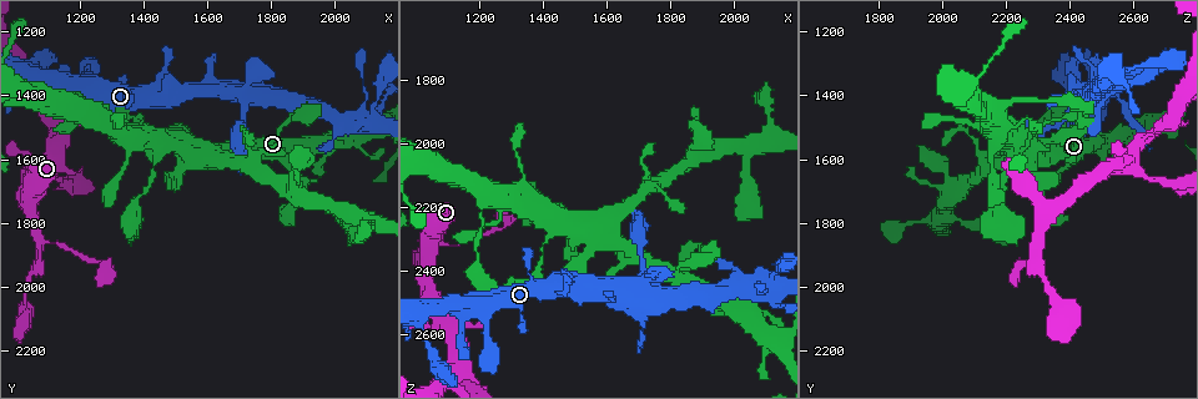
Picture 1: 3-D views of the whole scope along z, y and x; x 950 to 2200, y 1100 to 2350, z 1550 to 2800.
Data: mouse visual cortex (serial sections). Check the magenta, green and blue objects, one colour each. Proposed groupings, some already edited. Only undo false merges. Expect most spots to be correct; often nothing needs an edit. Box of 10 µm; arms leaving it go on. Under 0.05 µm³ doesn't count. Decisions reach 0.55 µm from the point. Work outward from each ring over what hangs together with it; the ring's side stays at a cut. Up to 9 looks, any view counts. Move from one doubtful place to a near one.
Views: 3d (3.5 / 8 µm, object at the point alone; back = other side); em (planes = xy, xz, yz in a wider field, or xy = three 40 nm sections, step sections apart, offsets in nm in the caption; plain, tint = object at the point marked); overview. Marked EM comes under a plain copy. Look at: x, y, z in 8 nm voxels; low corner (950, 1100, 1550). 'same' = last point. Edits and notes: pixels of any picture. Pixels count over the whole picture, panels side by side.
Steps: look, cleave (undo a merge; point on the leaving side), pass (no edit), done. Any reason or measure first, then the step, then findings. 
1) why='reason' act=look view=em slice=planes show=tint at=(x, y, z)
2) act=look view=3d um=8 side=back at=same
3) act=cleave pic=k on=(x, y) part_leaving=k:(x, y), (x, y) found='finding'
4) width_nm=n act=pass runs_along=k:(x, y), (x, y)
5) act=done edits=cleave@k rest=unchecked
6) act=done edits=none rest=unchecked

why='sharp bend' act=look view=em slice=xy step=1 show=tint at=(1120, 1590, 2590)

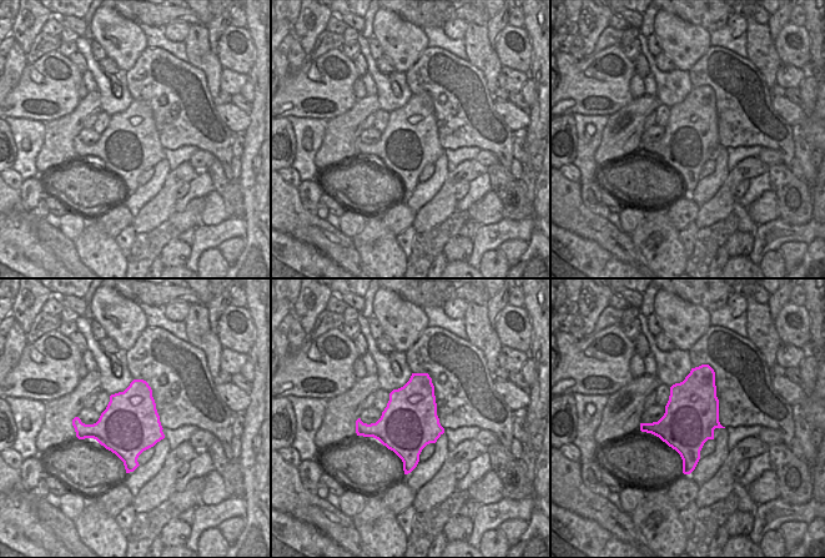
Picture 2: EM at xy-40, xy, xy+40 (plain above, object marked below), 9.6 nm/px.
why='wider look' act=look view=3d um=3.5 at=same

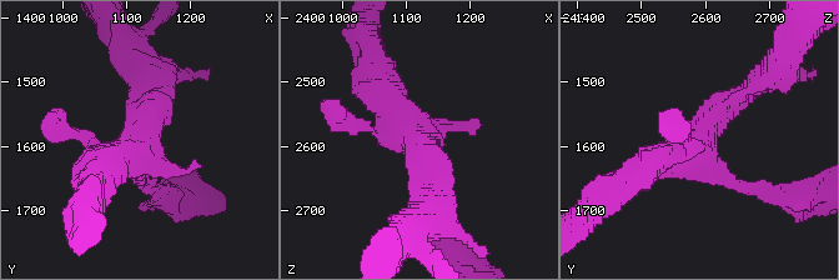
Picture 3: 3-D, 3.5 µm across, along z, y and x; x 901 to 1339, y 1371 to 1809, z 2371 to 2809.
act=pass runs_along=3:(637, 174), (748, 89) found='one cell here'

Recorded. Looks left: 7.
why='a fork' act=look view=3d um=3.5 at=(1070, 1840, 2300)

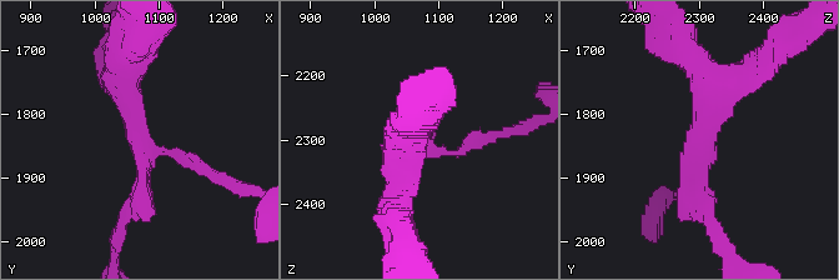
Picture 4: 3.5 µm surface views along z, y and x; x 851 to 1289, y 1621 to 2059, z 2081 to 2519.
arms=3 arm_widths_nm=150,250,400 act=look view=em slice=xy step=2 show=tint at=(1065, 1845, 2300)

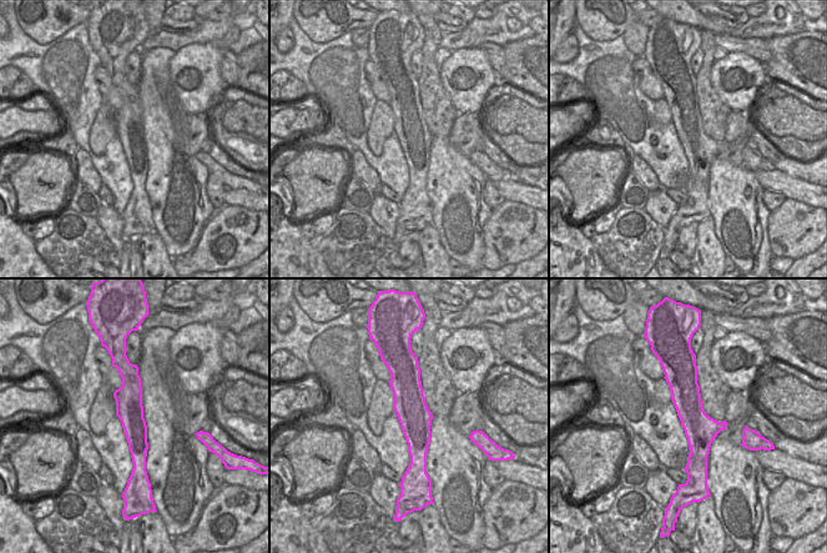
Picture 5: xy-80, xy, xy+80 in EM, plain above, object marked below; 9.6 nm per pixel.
act=look view=em slice=xy step=3 show=tint at=same

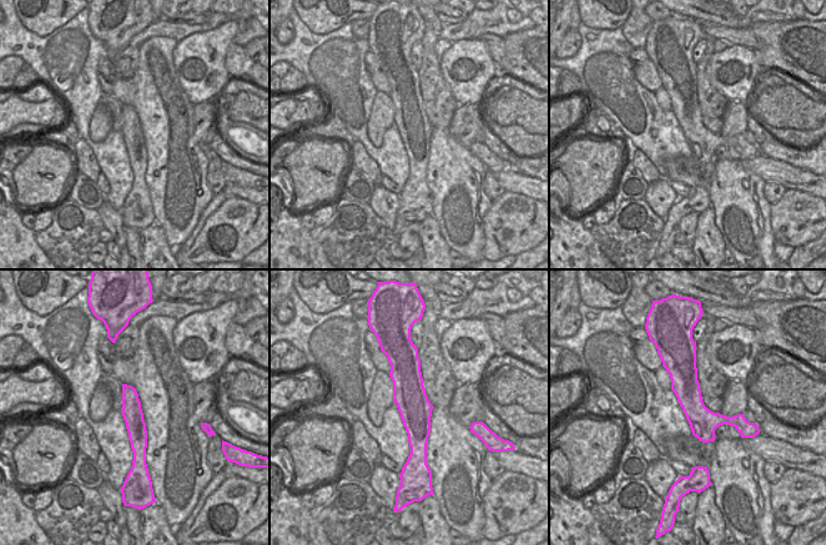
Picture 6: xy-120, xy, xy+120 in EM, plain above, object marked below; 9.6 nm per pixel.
act=pass found='all the same cell'

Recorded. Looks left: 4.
act=look view=3d um=3.5 at=(1290, 1940, 2240)

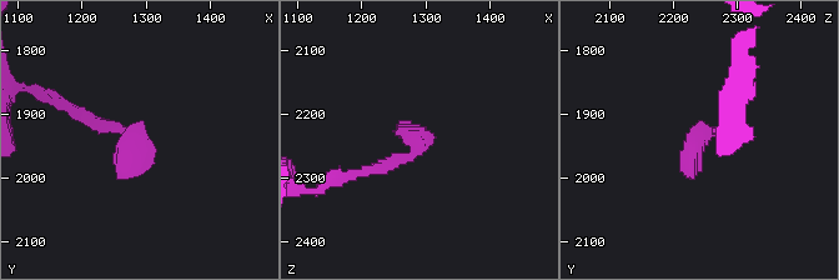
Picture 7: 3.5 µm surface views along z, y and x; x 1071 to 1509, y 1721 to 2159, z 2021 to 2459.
act=look view=em slice=xy step=3 show=tint at=(1295, 1935, 2245)

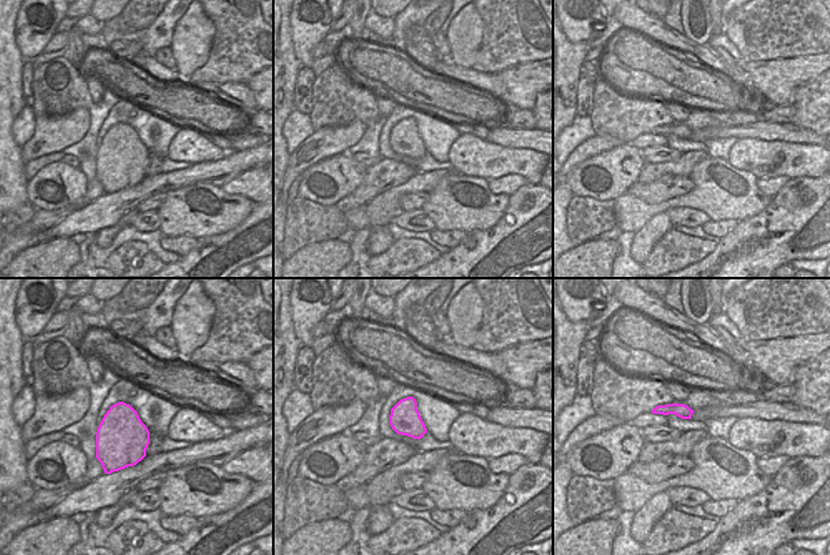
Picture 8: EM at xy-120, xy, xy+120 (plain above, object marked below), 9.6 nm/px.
act=look view=em slice=xy step=5 show=tint at=same

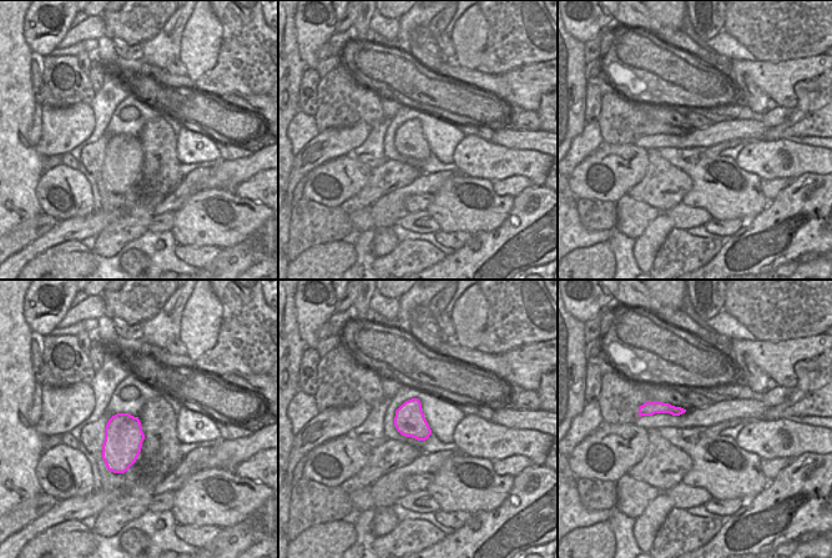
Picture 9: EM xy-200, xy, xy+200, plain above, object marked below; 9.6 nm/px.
act=pass runs_along=7:(70, 106), (139, 134), (120, 176) found='one cell here'

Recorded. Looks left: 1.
act=done edits=none rest=unchecked

